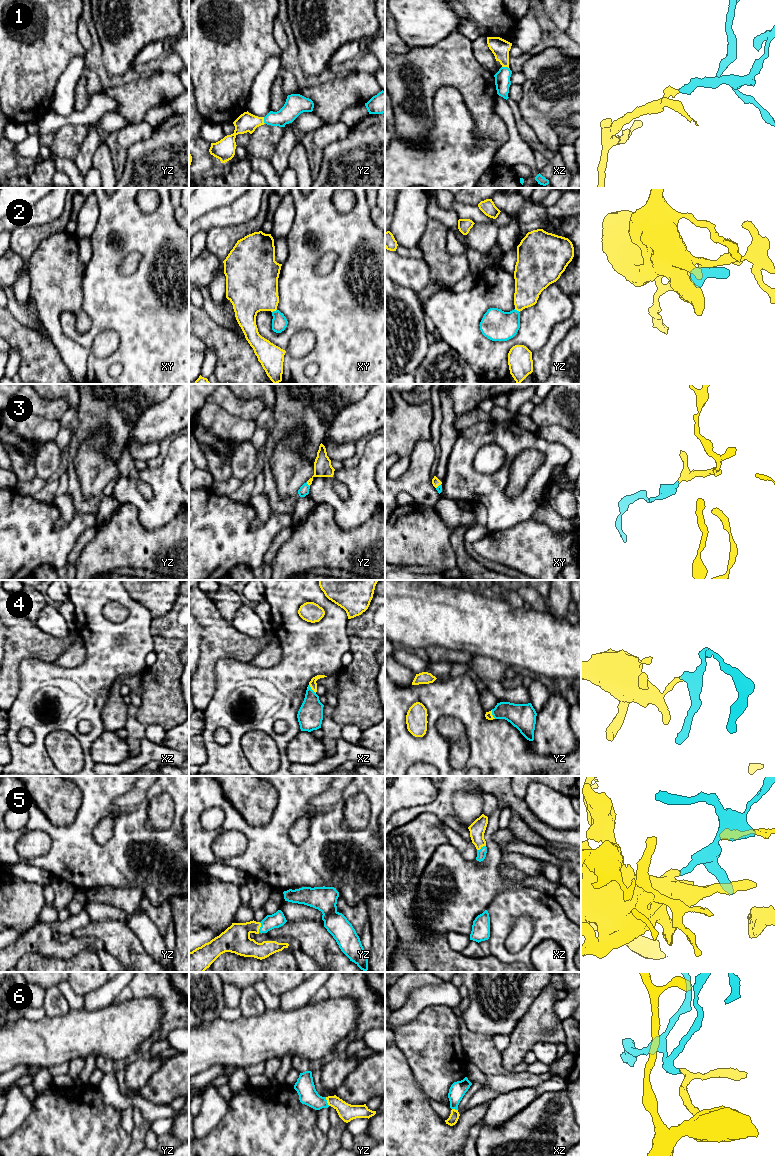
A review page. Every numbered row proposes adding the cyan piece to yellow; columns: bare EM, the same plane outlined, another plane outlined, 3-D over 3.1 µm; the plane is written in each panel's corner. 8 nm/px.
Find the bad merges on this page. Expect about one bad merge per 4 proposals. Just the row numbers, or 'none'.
none

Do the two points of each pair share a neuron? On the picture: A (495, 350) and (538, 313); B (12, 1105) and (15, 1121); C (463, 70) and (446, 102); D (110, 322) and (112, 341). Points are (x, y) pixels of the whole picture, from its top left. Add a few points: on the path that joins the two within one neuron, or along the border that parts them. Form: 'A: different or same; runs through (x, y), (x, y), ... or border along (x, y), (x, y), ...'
A: same; runs through (507, 345), (515, 341), (531, 325)
B: same; runs through (15, 1109), (15, 1117)
C: different; border along (434, 93), (441, 87), (452, 86), (467, 107)
D: different; border along (120, 338), (112, 330), (102, 330), (92, 343)

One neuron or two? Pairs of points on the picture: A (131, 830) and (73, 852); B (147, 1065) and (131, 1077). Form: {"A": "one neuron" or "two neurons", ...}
{"A": "one neuron", "B": "one neuron"}

